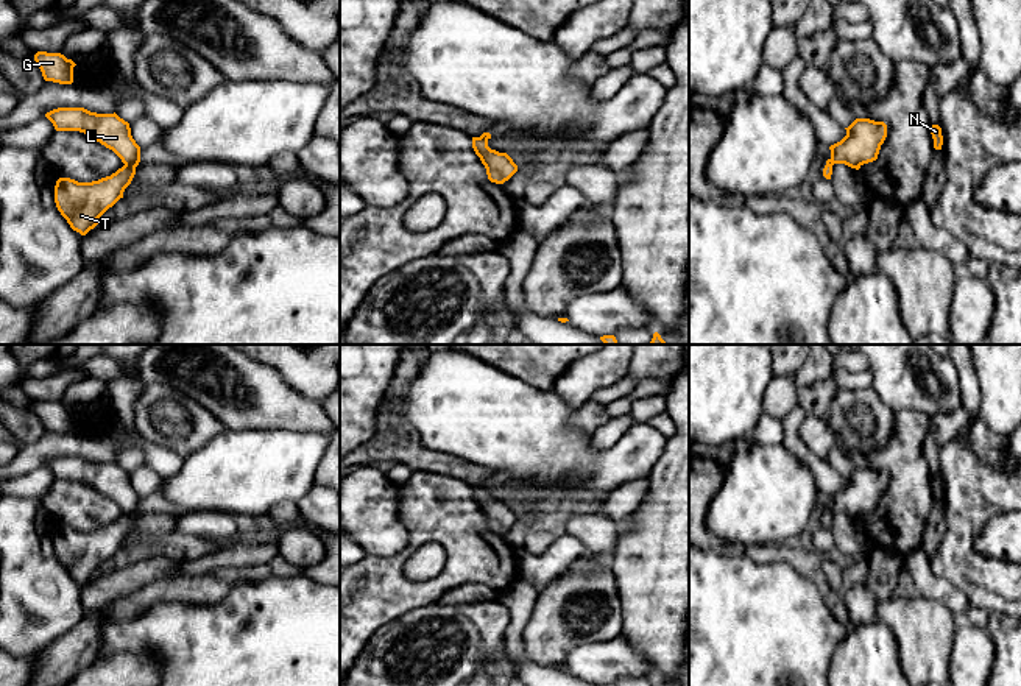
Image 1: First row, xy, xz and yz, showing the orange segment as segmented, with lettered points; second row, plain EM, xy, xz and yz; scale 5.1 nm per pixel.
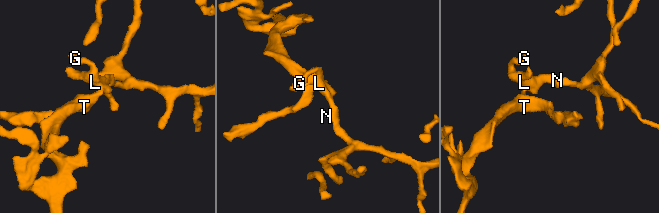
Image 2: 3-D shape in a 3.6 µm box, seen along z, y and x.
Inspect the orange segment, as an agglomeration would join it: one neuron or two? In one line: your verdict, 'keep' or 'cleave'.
cleave

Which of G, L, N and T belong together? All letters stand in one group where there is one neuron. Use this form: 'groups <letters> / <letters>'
groups G L N / T

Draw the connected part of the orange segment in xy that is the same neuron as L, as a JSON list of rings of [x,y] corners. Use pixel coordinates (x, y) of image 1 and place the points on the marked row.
[[[58,108],[45,114],[56,131],[79,131],[112,150],[125,165],[140,162],[140,147],[129,123],[114,114],[97,114],[84,108]]]

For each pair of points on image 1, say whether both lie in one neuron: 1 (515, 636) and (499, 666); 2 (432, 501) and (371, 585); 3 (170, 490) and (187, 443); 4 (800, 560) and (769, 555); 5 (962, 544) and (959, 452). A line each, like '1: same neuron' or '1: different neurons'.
1: different neurons
2: same neuron
3: different neurons
4: same neuron
5: same neuron

